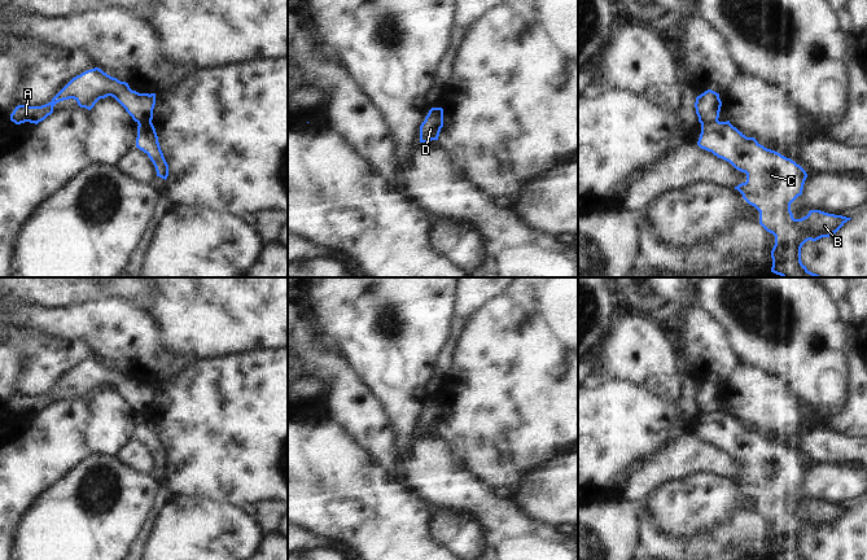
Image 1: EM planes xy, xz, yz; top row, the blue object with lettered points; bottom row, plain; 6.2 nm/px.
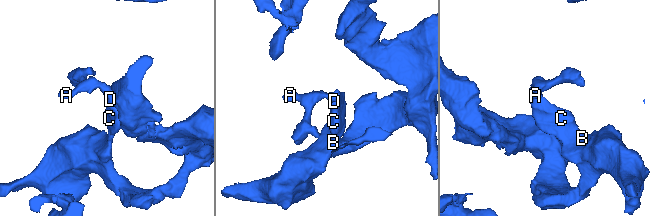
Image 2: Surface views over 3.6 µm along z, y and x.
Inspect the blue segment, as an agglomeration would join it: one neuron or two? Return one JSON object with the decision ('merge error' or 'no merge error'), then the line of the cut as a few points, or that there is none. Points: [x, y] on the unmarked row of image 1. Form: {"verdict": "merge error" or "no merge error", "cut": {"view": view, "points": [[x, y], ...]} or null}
{"verdict": "merge error", "cut": {"view": "yz", "points": [[718, 411], [710, 415], [701, 415]]}}

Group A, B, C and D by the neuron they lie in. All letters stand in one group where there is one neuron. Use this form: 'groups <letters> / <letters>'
groups A / B C D

